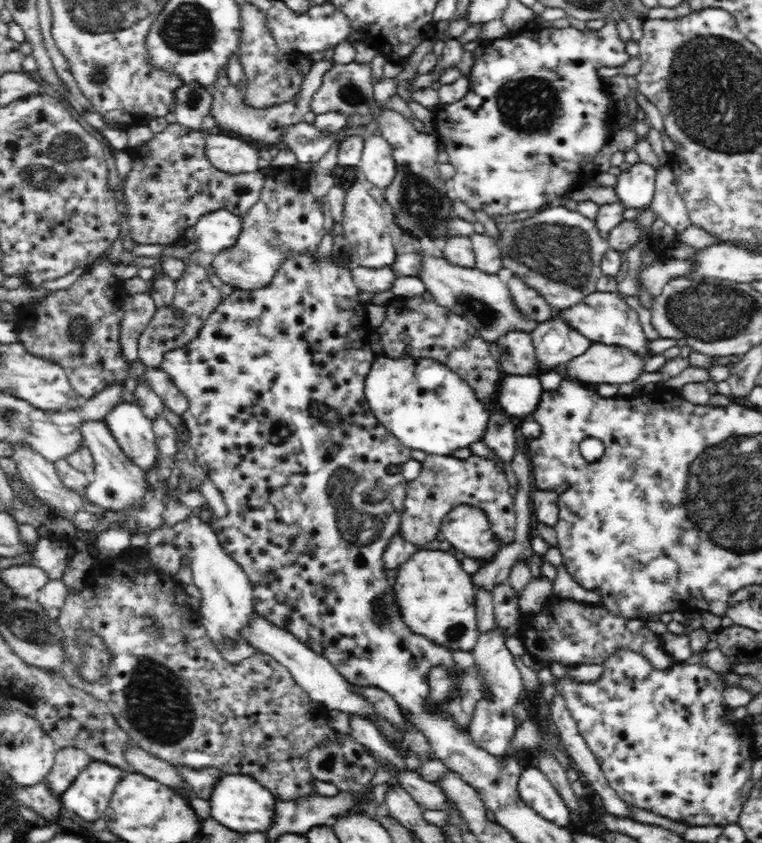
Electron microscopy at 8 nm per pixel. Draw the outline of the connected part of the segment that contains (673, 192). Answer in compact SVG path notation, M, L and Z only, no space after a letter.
M659 166L657 170L650 209L677 233L692 223L686 203L680 197L675 174L669 166Z

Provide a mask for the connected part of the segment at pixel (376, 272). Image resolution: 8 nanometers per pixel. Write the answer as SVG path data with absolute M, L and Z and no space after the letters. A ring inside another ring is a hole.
M392 262L388 266L376 269L360 265L351 271L361 292L375 294L384 292L384 290L391 290L393 282L398 278L397 272L393 269L394 265L395 262Z

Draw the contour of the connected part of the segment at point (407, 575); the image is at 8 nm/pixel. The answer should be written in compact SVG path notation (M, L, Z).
M423 548L398 566L398 604L405 623L449 650L474 650L481 630L477 625L476 585L454 550Z

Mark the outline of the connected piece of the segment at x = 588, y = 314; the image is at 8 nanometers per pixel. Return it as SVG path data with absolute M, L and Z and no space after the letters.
M593 292L576 307L567 308L561 313L572 326L575 326L591 342L602 342L625 348L632 351L638 359L642 359L642 362L652 357L650 351L650 341L652 340L644 334L636 310L628 306L619 292Z

